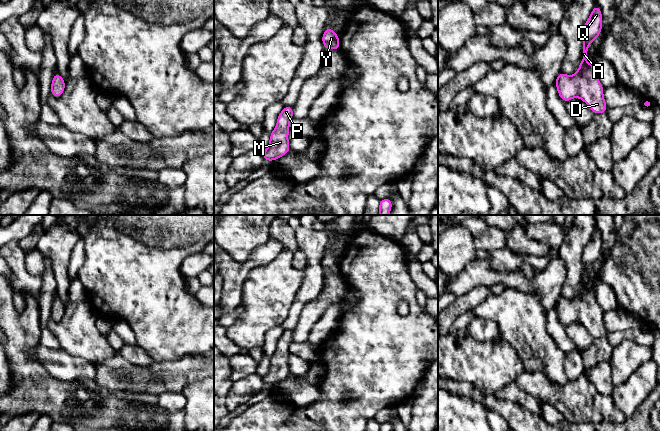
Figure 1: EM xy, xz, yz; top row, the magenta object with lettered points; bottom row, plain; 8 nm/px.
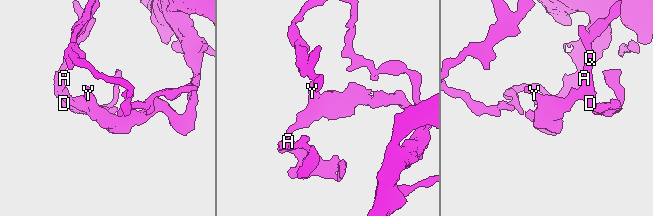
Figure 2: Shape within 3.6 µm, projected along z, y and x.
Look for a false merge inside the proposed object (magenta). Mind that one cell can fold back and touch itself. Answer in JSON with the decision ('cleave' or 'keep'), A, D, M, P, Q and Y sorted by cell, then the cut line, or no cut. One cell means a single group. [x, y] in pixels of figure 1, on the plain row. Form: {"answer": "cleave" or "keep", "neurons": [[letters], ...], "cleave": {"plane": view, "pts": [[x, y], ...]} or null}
{"answer": "keep", "neurons": [["A", "D", "M", "P", "Q", "Y"]], "cleave": null}

